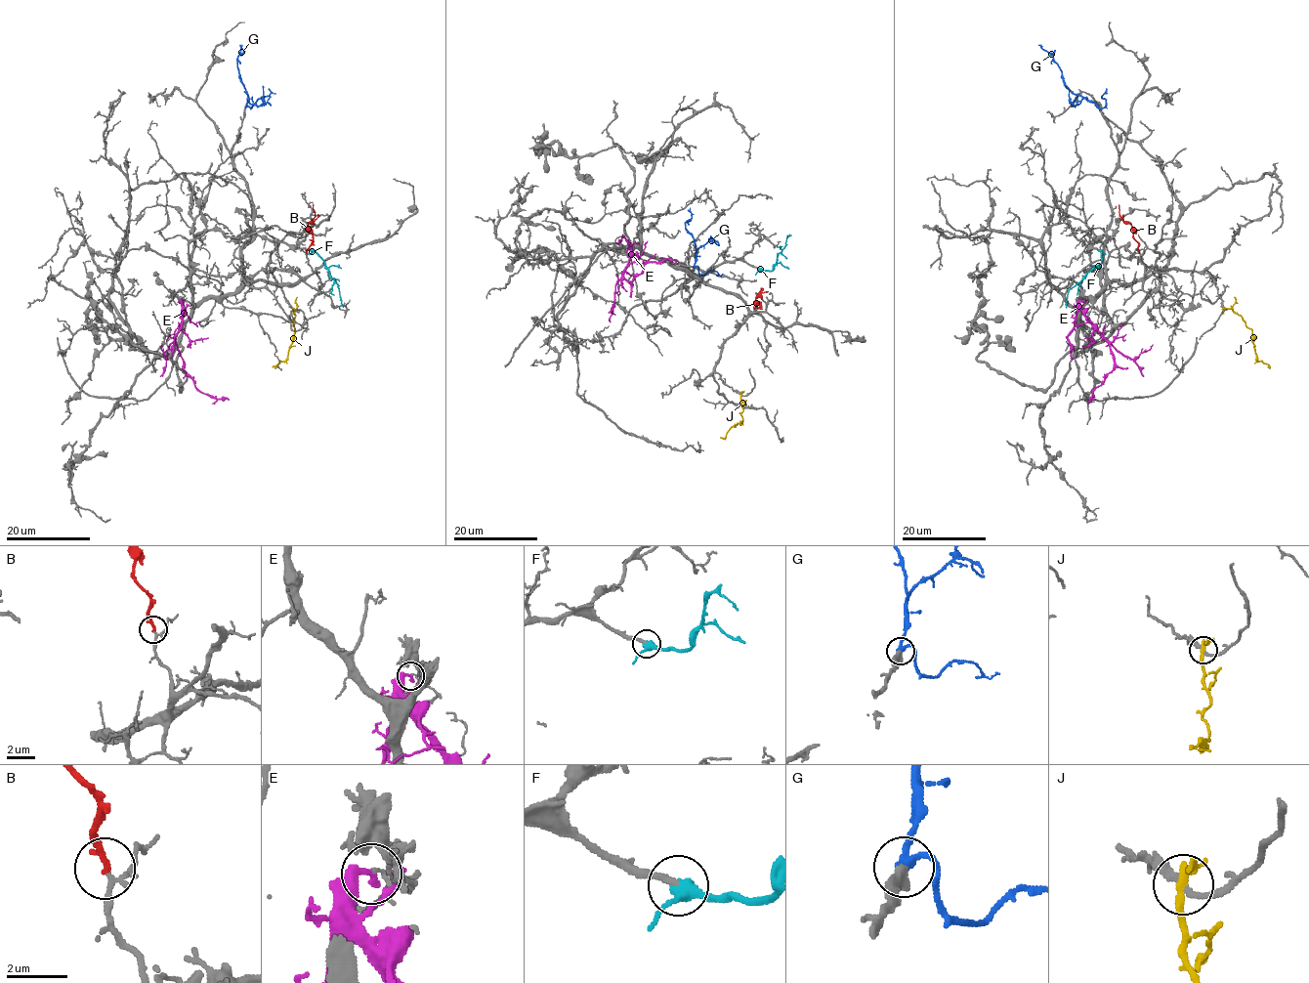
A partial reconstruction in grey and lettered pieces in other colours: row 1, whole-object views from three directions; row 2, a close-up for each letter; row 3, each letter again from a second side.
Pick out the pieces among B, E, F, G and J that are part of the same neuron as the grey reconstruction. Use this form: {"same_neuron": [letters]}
{"same_neuron": ["B", "F", "G"]}

